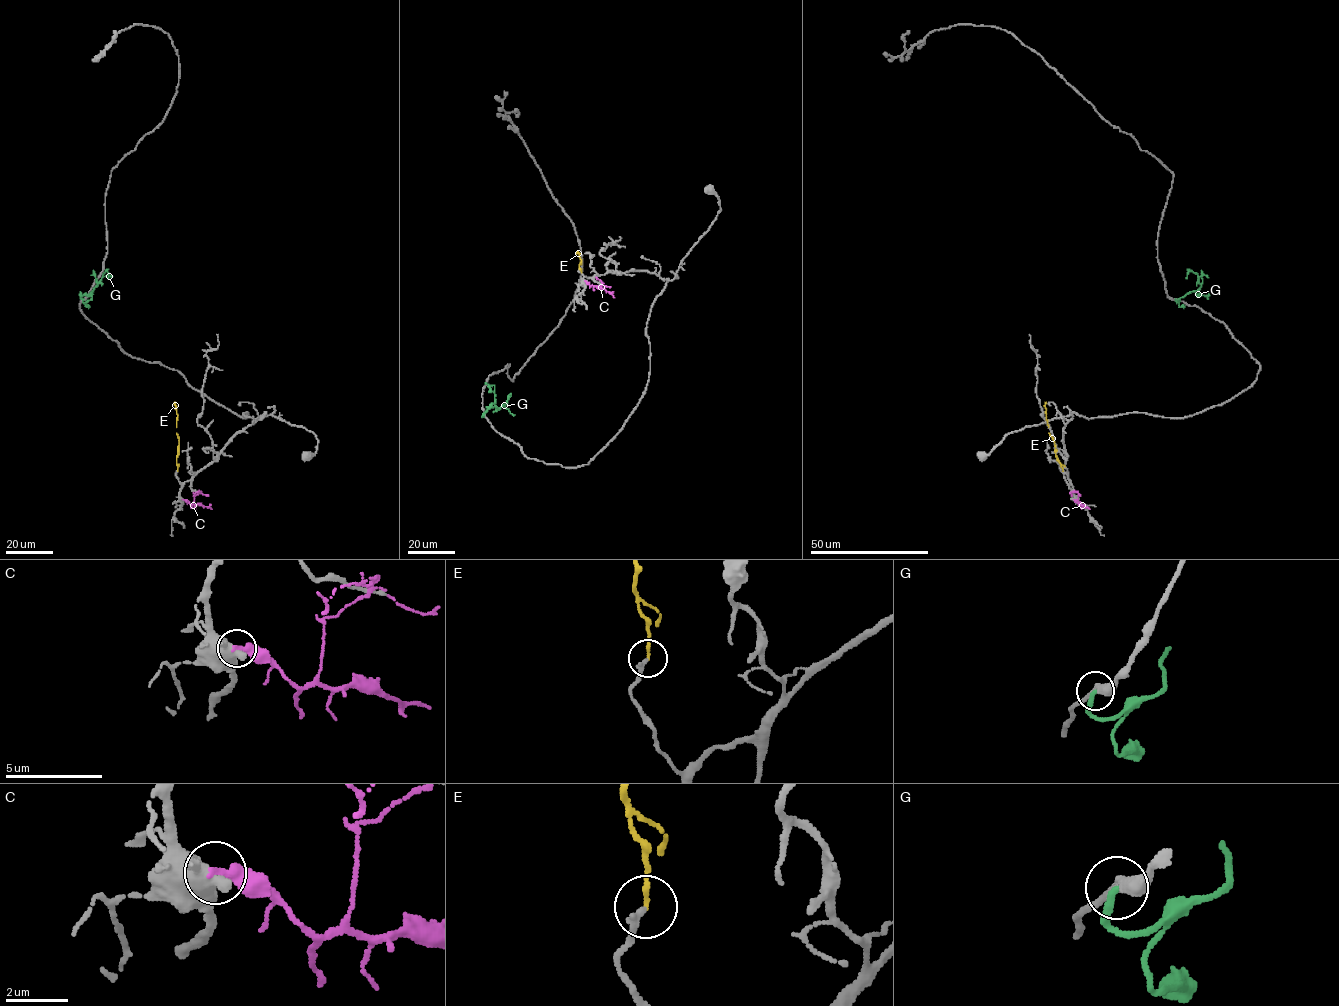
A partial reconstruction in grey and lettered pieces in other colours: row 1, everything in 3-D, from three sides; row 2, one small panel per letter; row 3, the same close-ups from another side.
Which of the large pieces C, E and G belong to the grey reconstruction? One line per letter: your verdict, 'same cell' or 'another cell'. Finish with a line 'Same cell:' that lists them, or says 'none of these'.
C: another cell
E: same cell
G: another cell
Same cell: E

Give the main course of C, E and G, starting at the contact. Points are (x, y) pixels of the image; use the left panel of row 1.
C: (183, 499), (192, 504), (200, 491), (194, 495)
E: (178, 470), (179, 441), (174, 402)
G: (83, 299), (84, 302), (92, 299), (92, 291), (106, 270), (108, 279)

